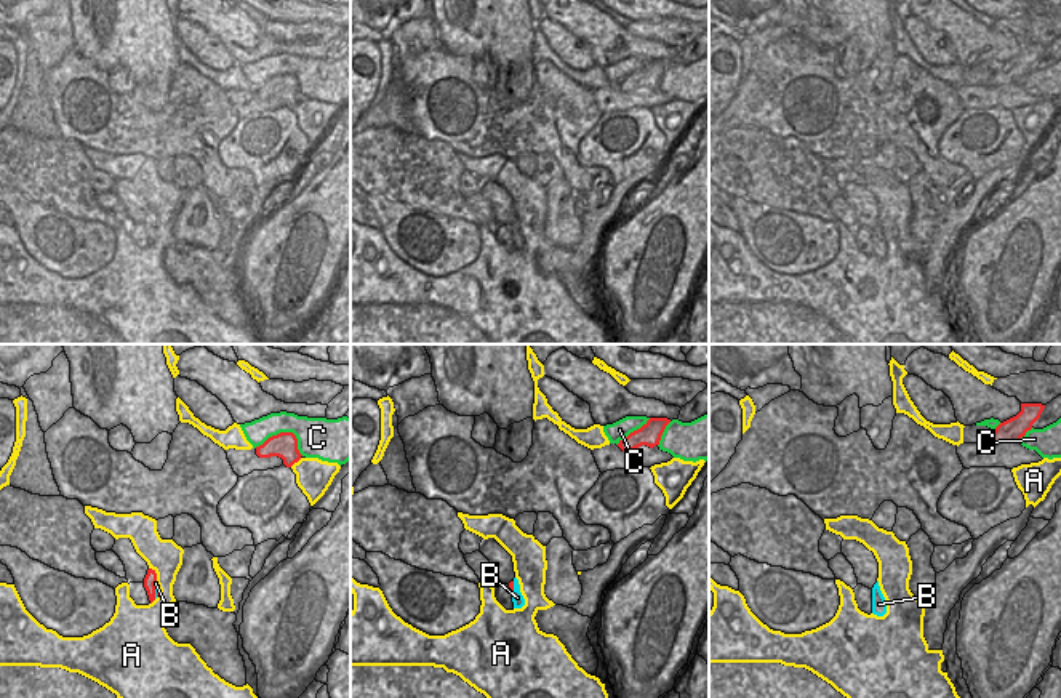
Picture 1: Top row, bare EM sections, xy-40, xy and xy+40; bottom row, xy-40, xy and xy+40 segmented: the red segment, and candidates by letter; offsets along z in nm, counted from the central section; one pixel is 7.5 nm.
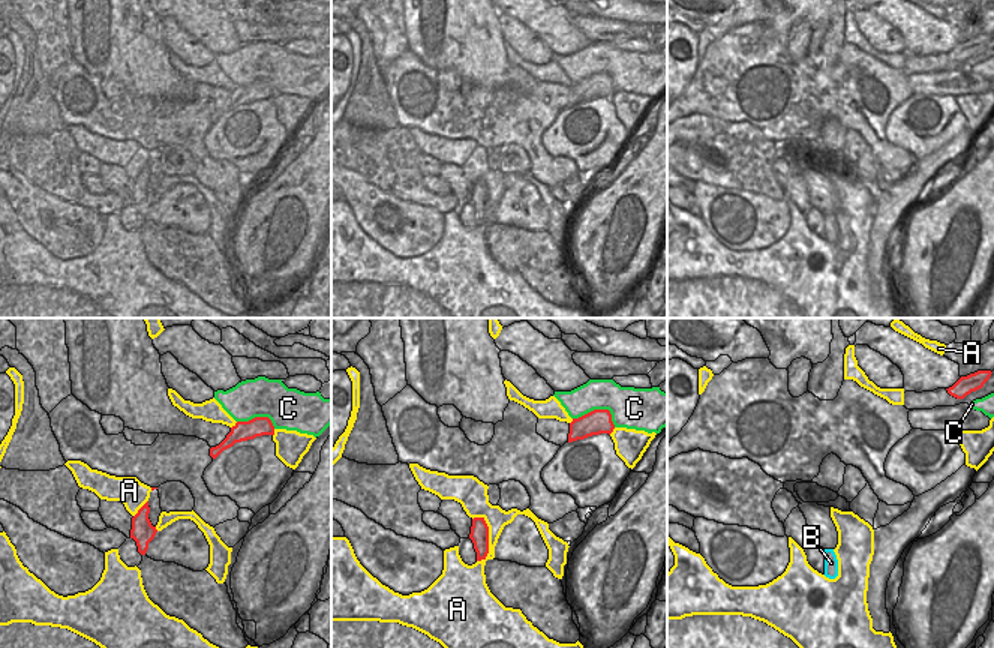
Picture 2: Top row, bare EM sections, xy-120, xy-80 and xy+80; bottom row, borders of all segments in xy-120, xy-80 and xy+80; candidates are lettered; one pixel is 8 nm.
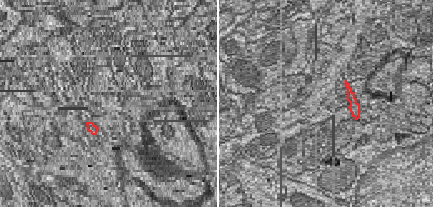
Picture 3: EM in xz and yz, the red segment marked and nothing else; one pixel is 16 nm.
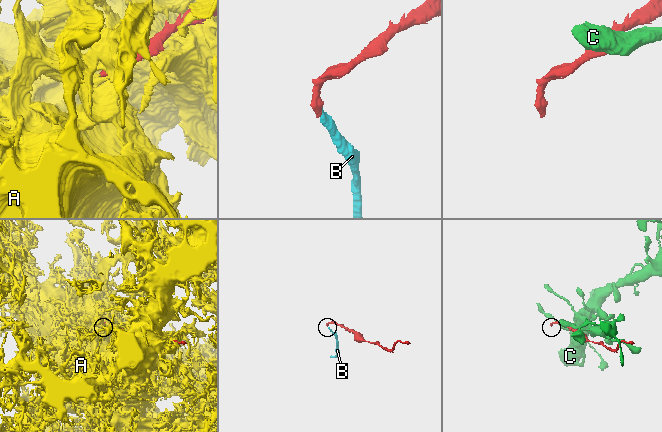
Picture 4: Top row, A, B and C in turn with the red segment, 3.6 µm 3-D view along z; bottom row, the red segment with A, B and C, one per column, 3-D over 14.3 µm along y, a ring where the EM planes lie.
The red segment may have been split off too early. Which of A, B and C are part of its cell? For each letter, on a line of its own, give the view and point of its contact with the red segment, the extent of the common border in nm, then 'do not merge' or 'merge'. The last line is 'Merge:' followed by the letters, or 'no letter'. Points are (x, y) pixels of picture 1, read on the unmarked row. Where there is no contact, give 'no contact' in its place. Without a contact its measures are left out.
A: contact xy-40 (156, 216); length 140 nm; do not merge
B: contact xy-40 (154, 231); length 130 nm; merge
C: contact xy-40 (285, 74); length 380 nm; do not merge
Merge: B

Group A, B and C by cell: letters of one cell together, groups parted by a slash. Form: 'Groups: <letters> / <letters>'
Groups: A / B / C.

